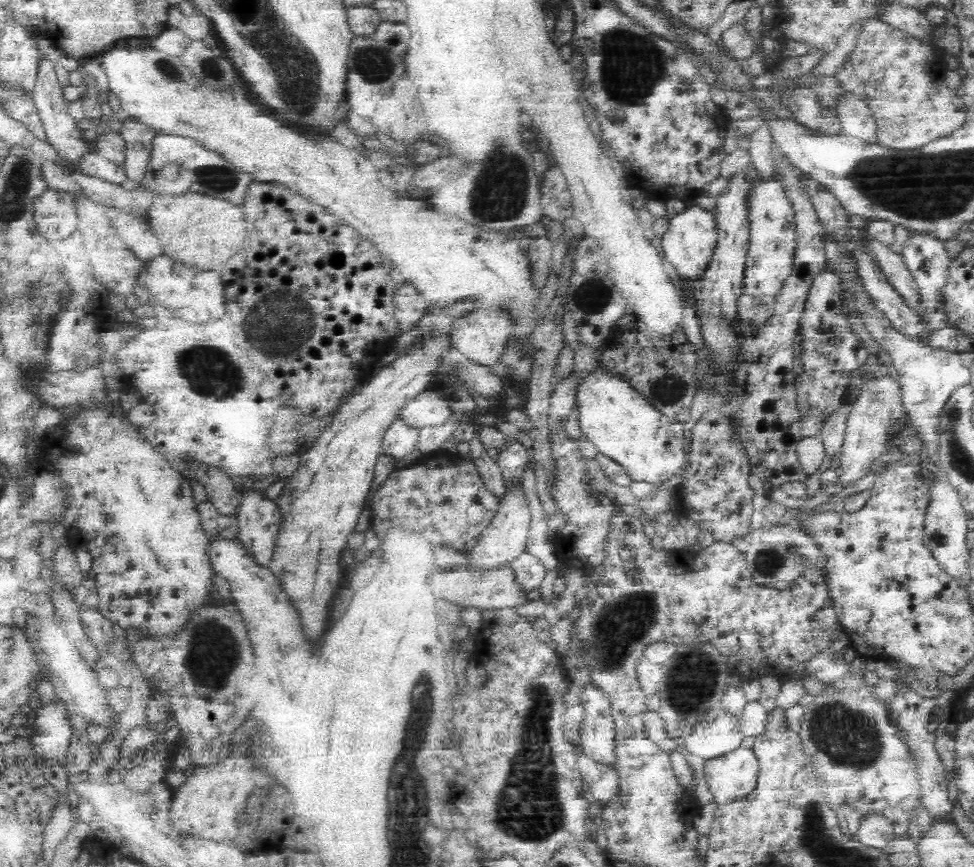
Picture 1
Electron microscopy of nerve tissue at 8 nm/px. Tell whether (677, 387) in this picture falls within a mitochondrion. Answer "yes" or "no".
yes

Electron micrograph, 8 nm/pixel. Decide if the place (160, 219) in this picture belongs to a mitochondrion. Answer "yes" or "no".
no

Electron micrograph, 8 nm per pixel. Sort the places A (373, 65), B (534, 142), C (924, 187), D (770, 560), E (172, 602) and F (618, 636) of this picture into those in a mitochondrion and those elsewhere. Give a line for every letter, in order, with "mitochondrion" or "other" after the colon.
A: mitochondrion
B: other
C: mitochondrion
D: mitochondrion
E: other
F: mitochondrion

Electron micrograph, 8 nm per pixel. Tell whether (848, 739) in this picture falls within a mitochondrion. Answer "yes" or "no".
yes

